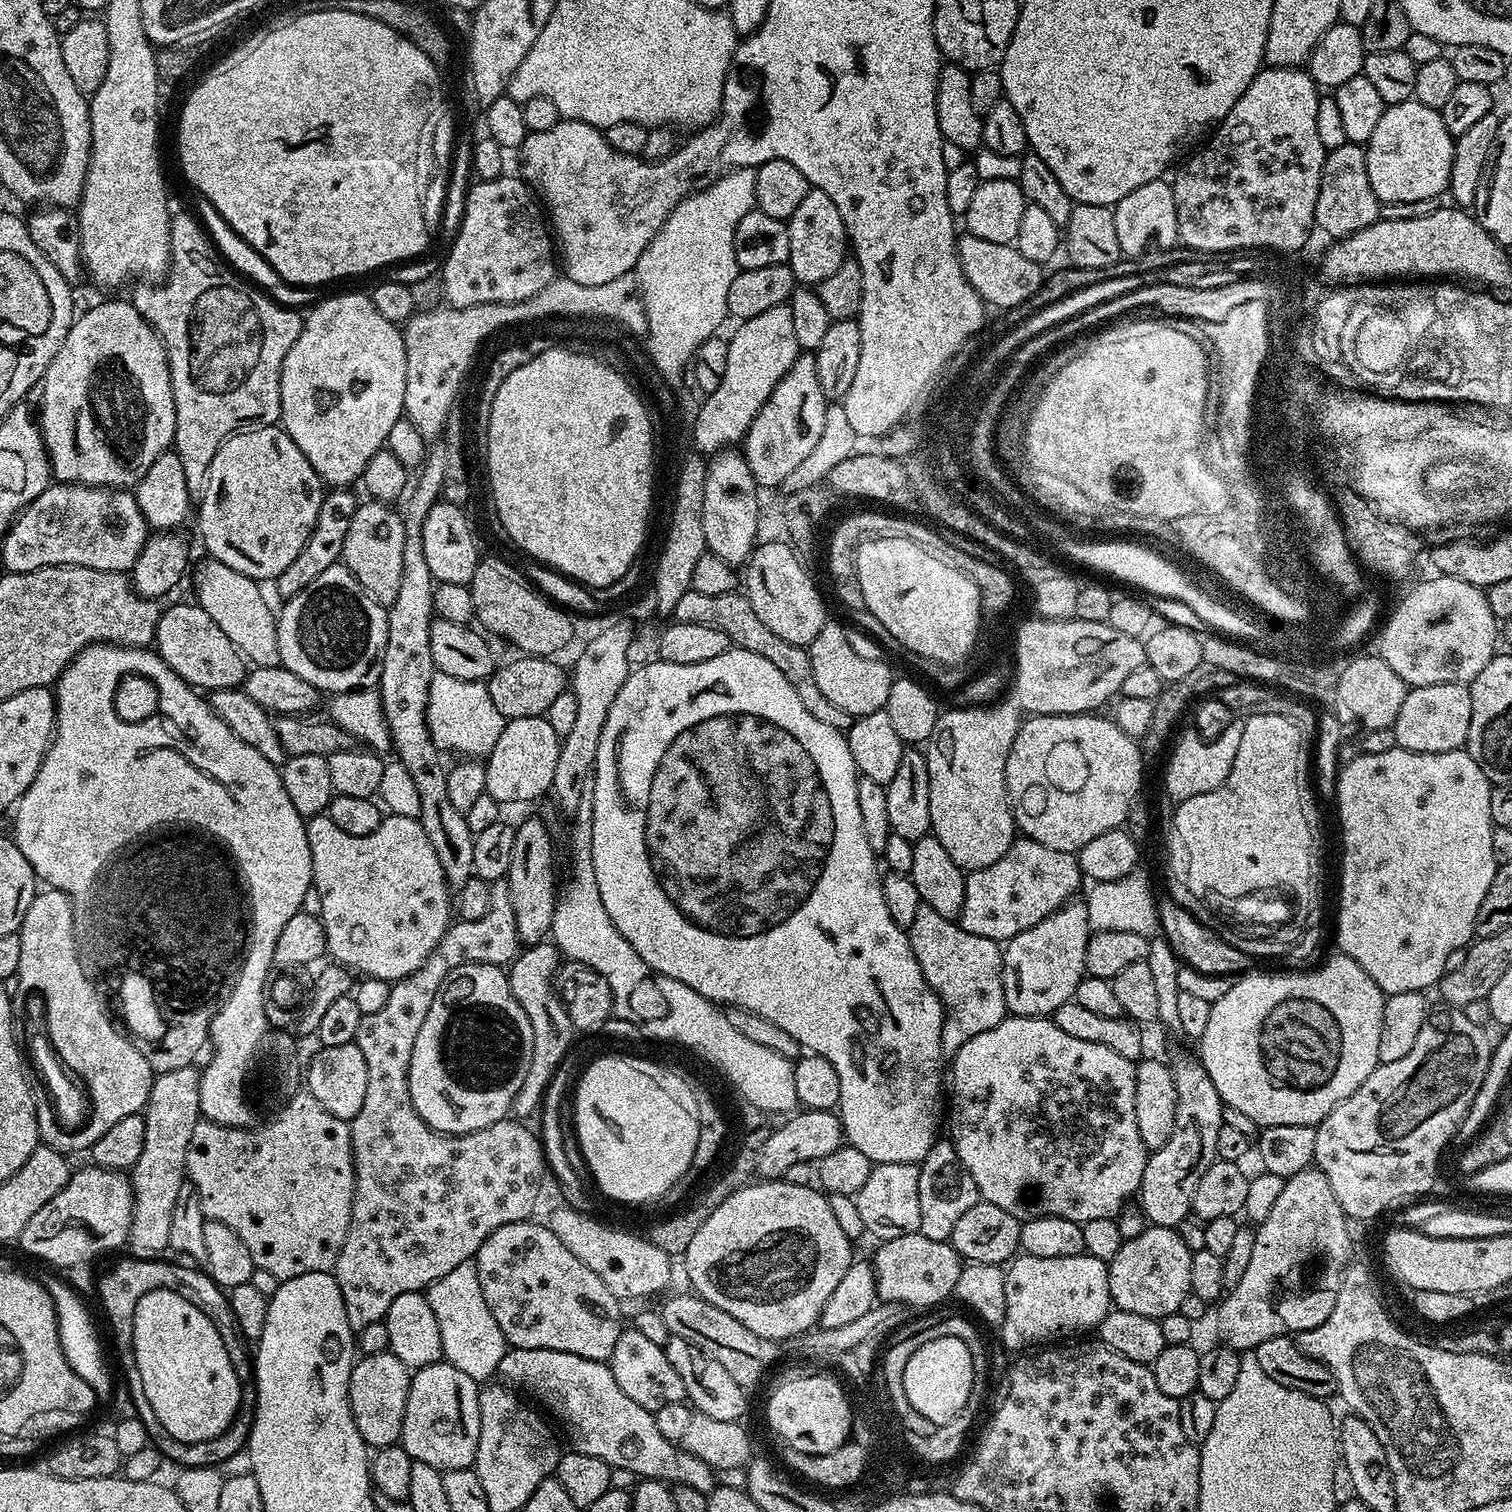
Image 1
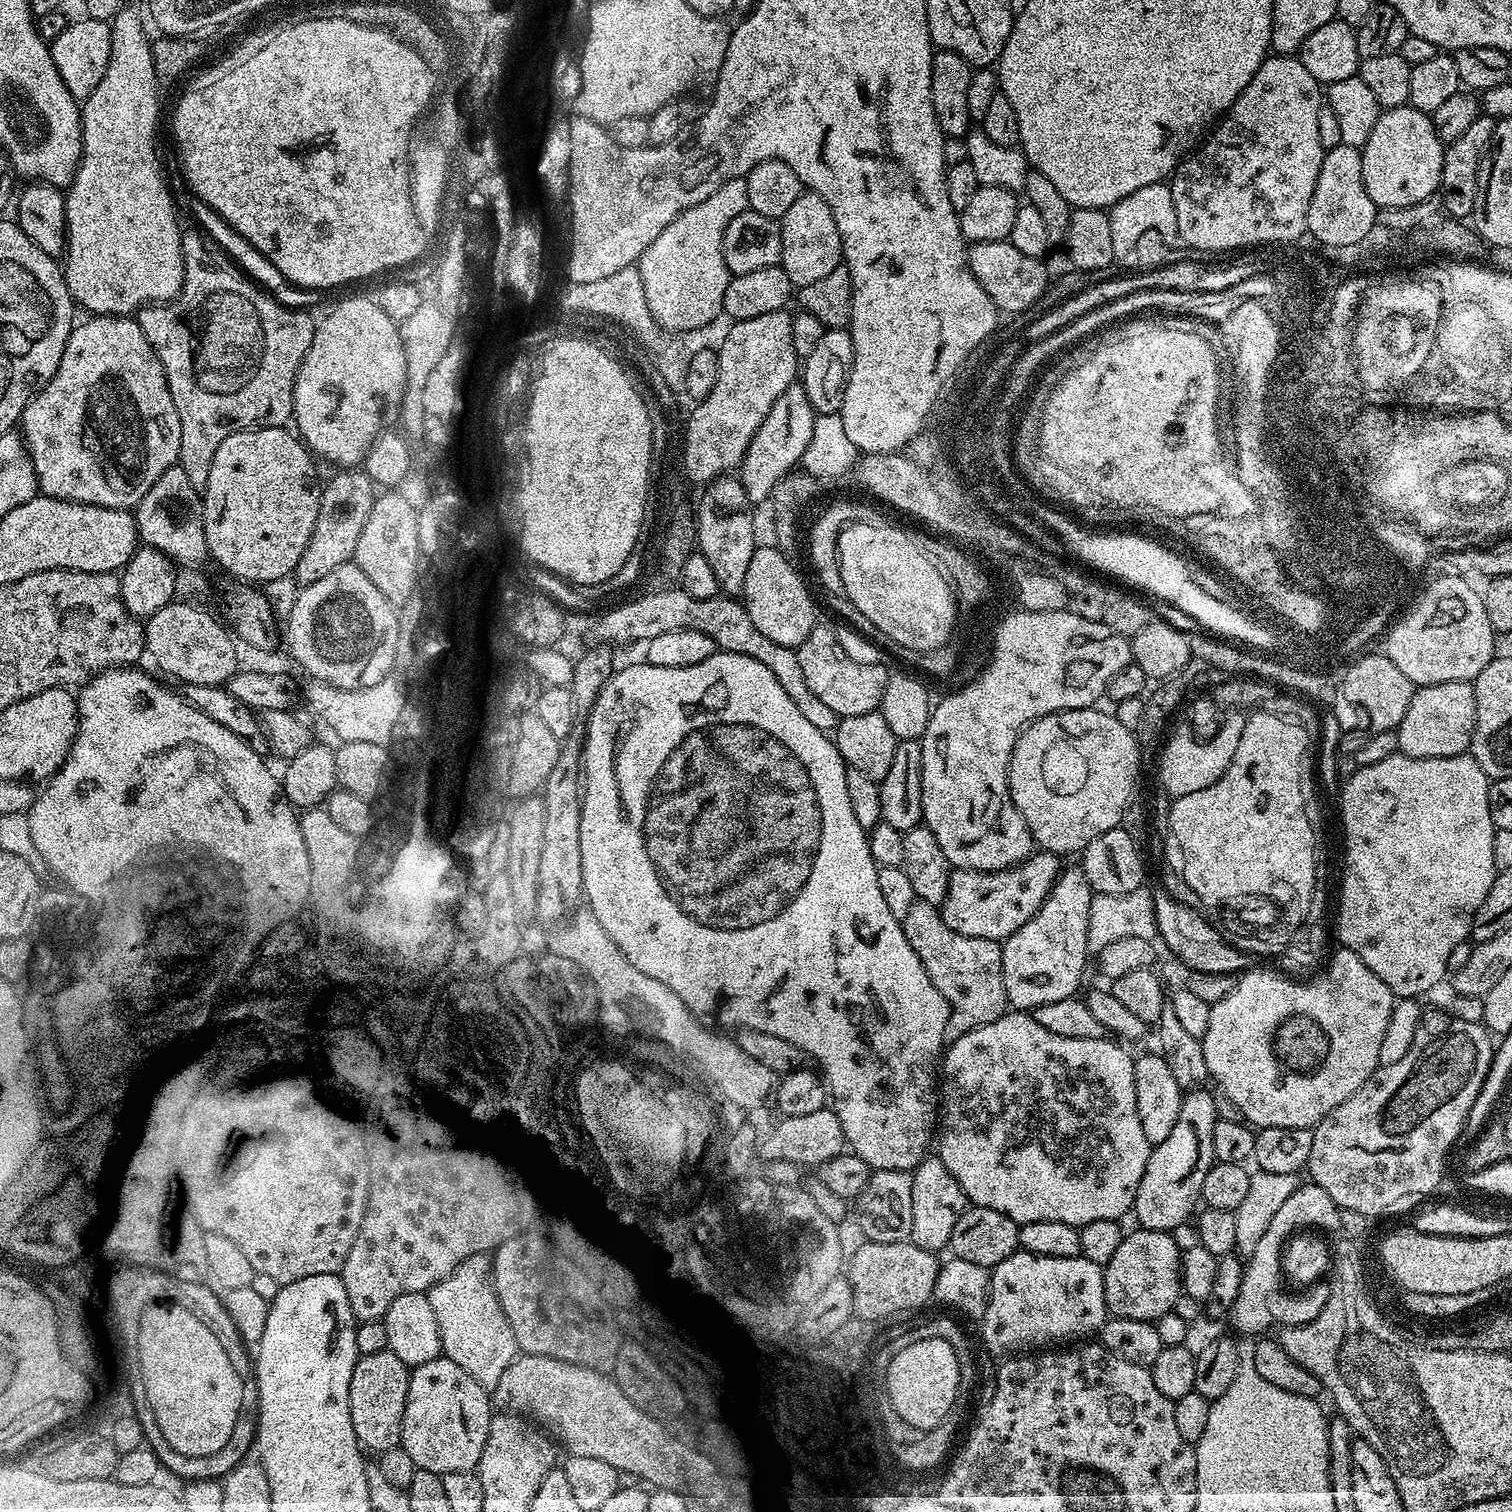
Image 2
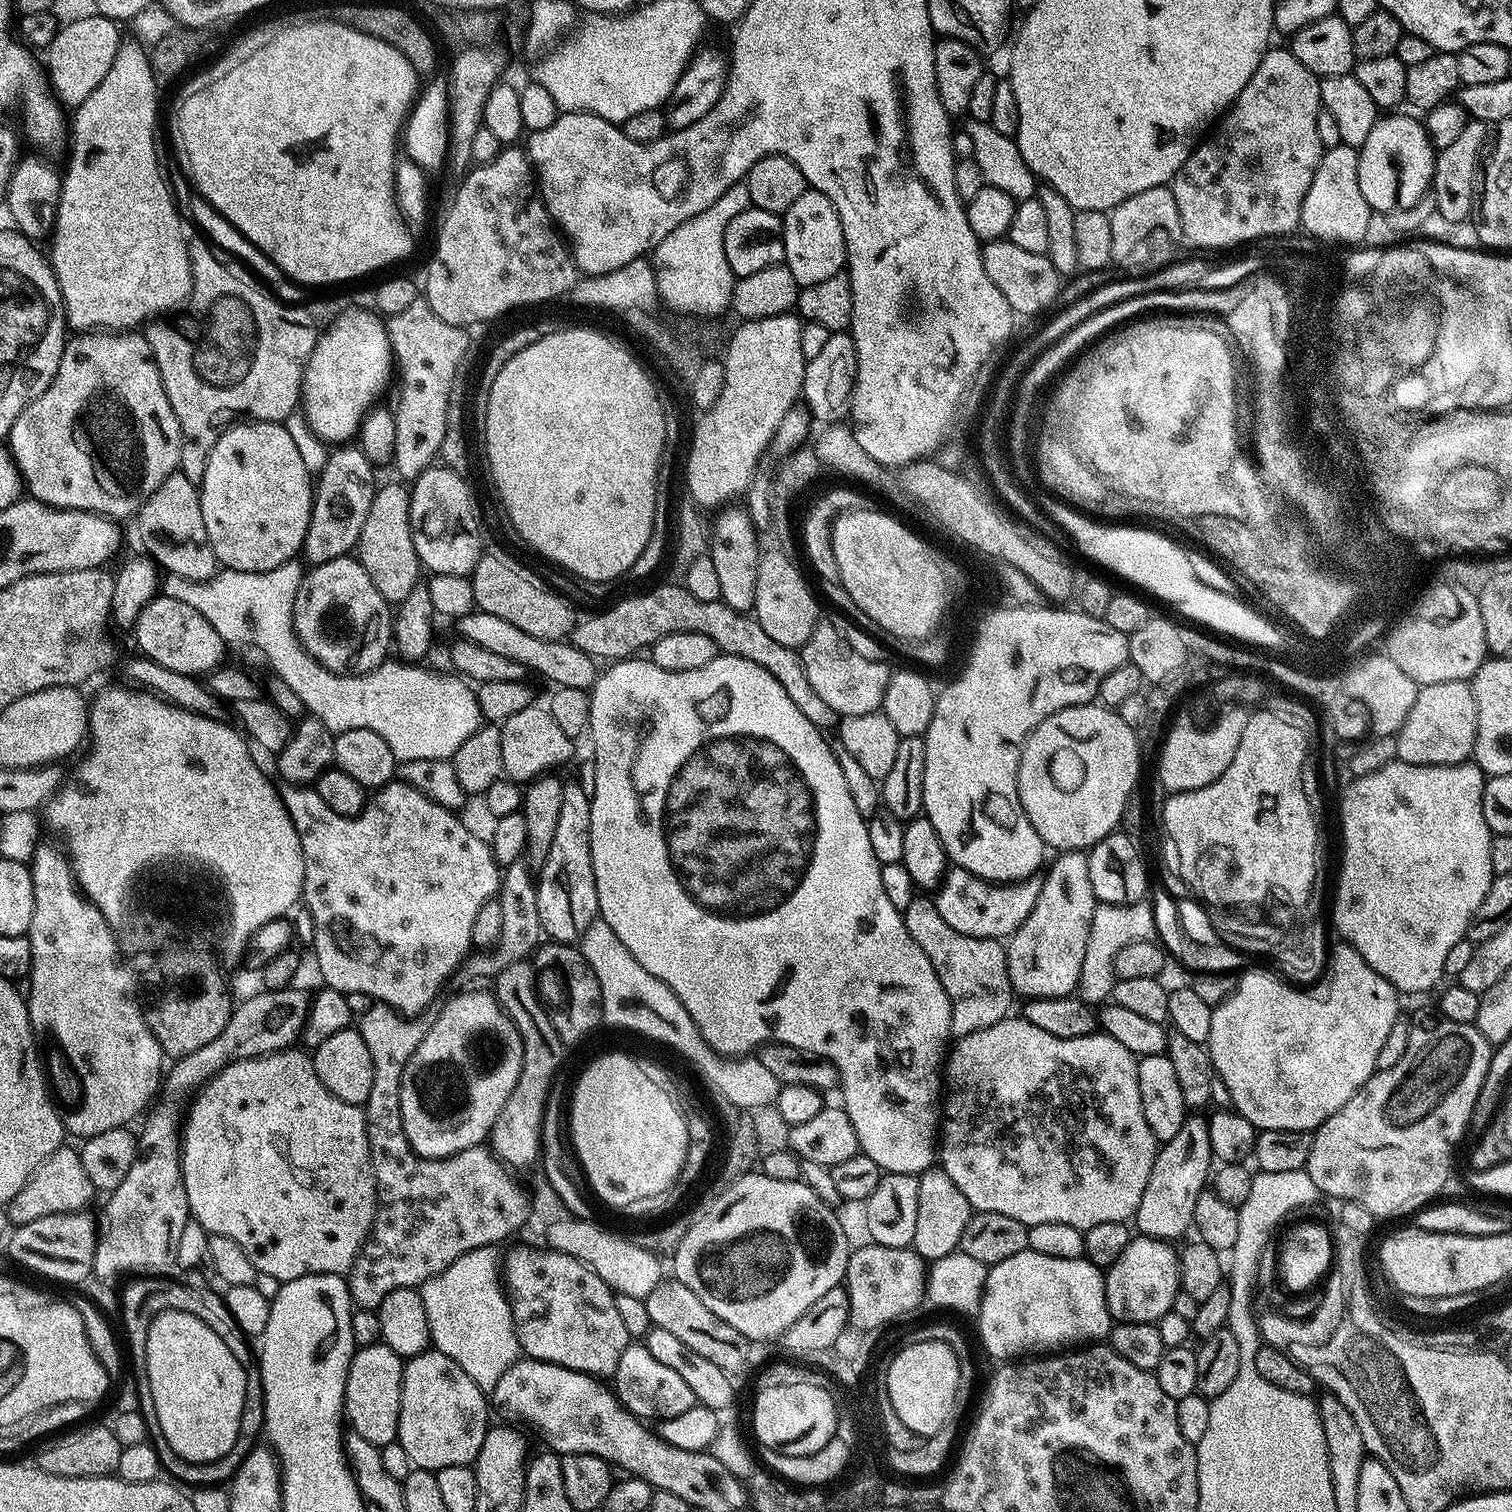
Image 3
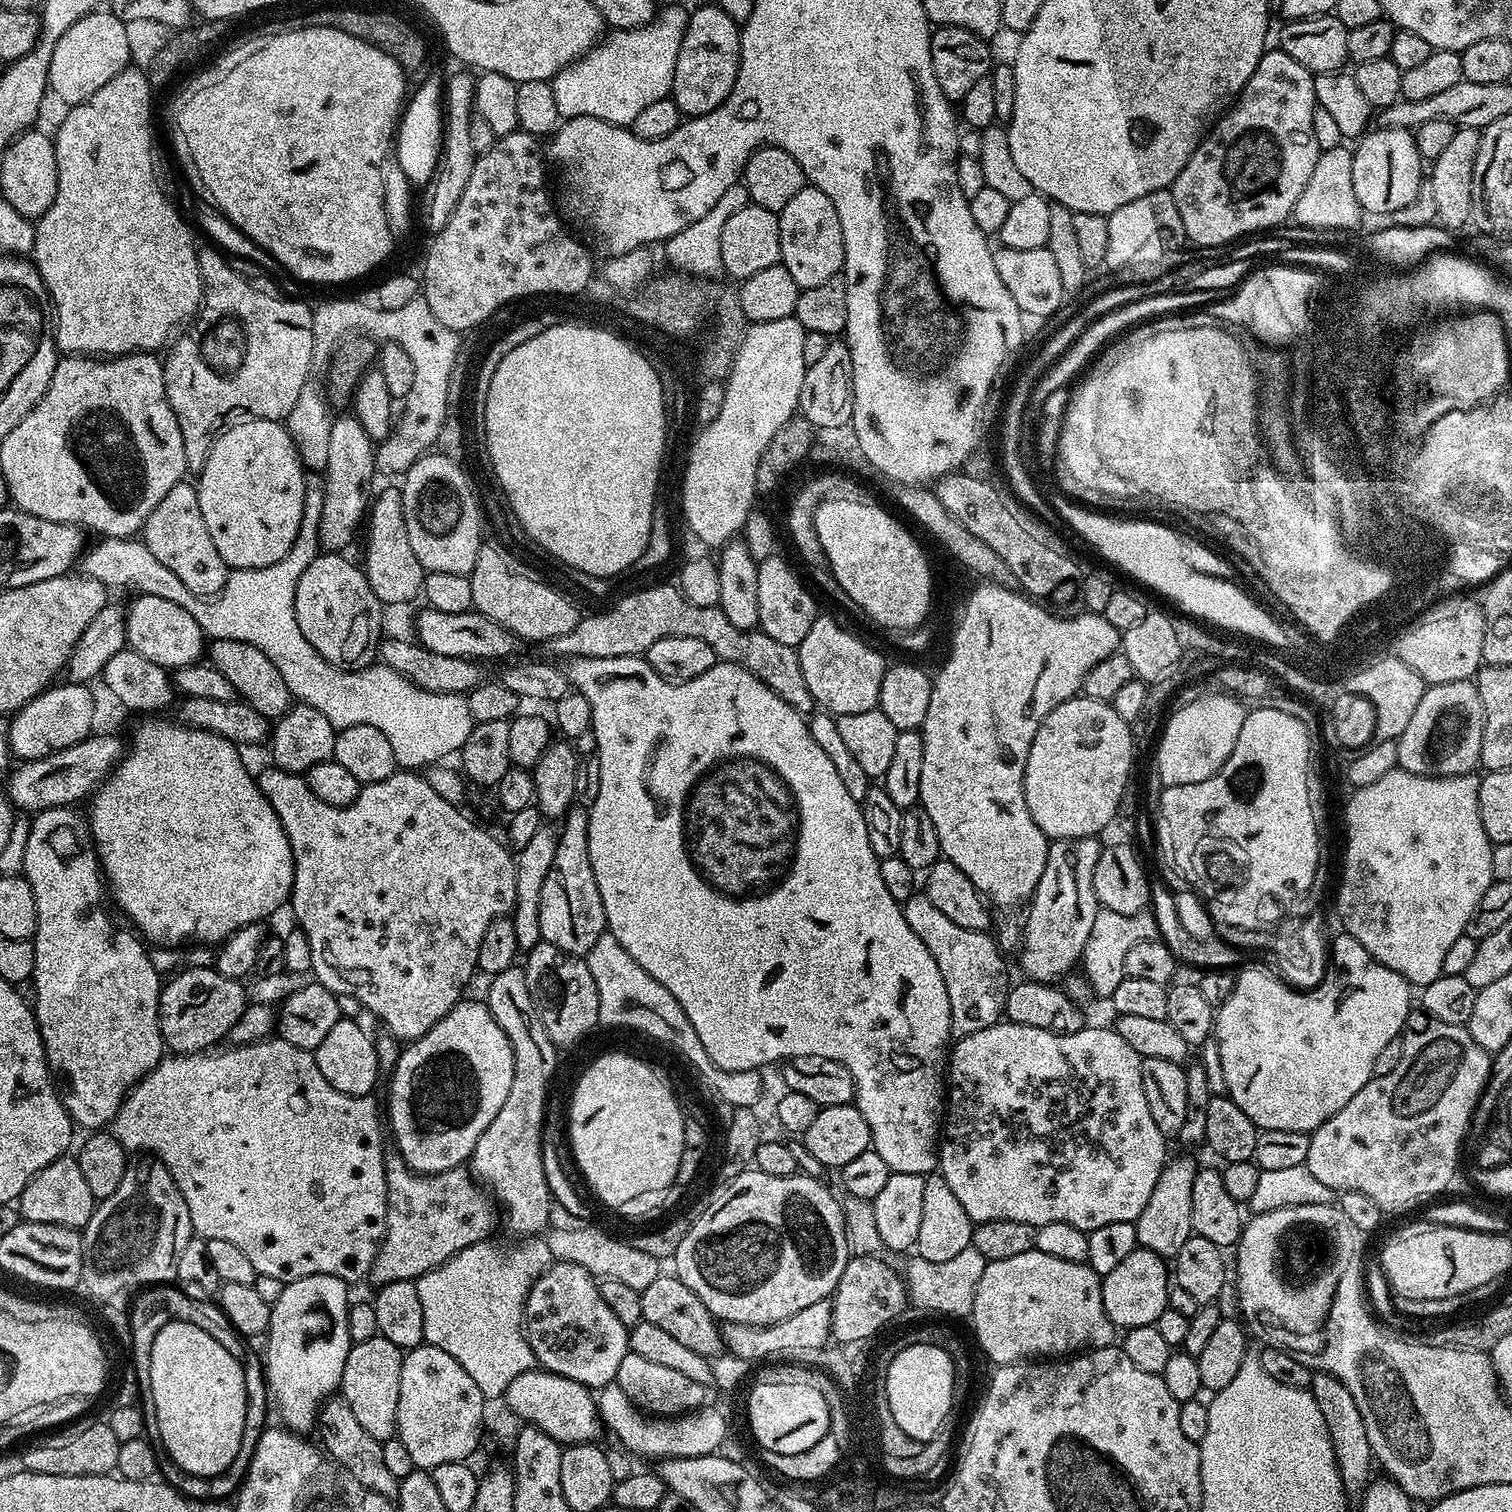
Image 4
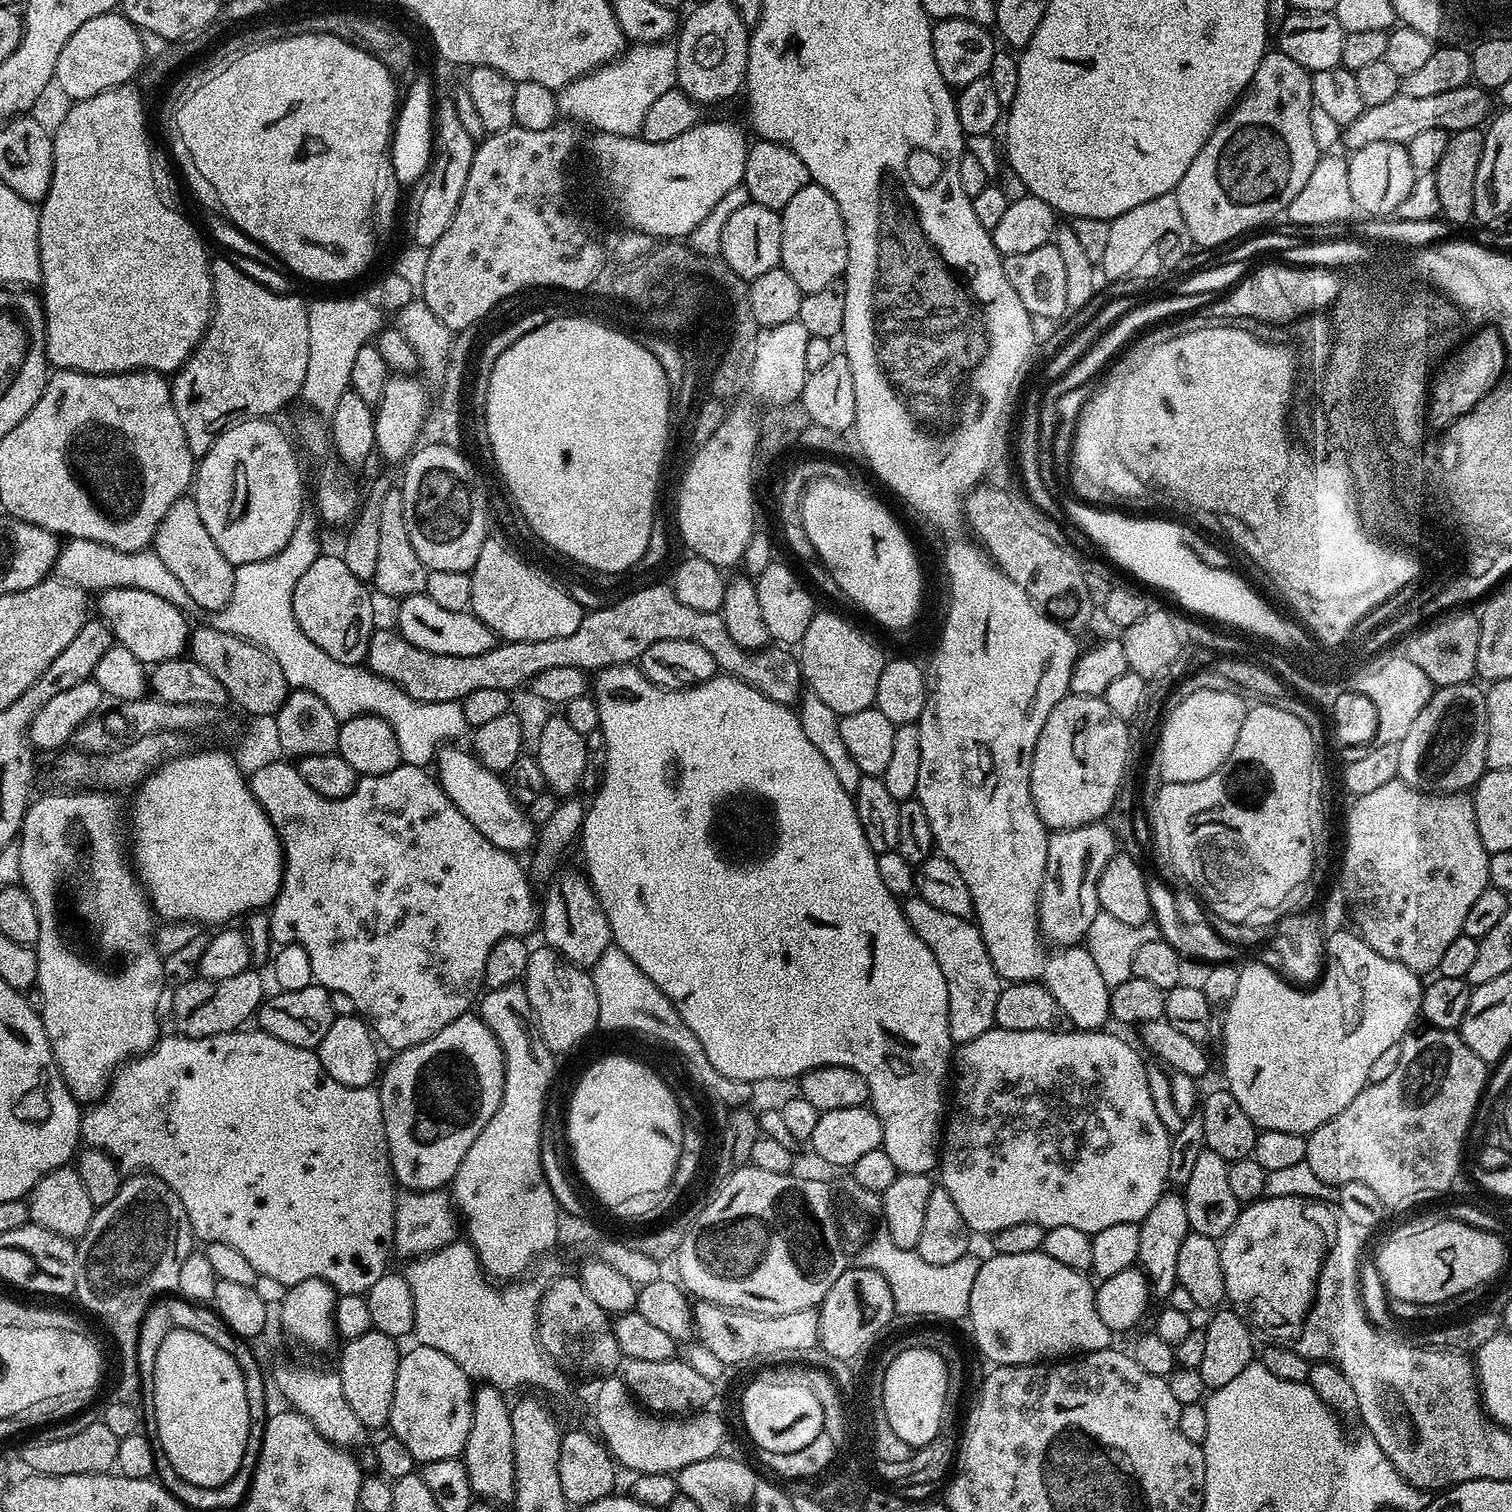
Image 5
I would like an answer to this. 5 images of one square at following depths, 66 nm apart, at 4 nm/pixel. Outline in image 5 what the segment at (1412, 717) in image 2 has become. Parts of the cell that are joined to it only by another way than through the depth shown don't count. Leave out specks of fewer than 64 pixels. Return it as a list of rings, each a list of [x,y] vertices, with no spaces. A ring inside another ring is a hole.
[[[1474,685],[1437,687],[1422,714],[1414,718],[1414,726],[1399,743],[1399,779],[1405,784],[1429,794],[1460,794],[1480,781],[1488,762],[1488,702]]]

